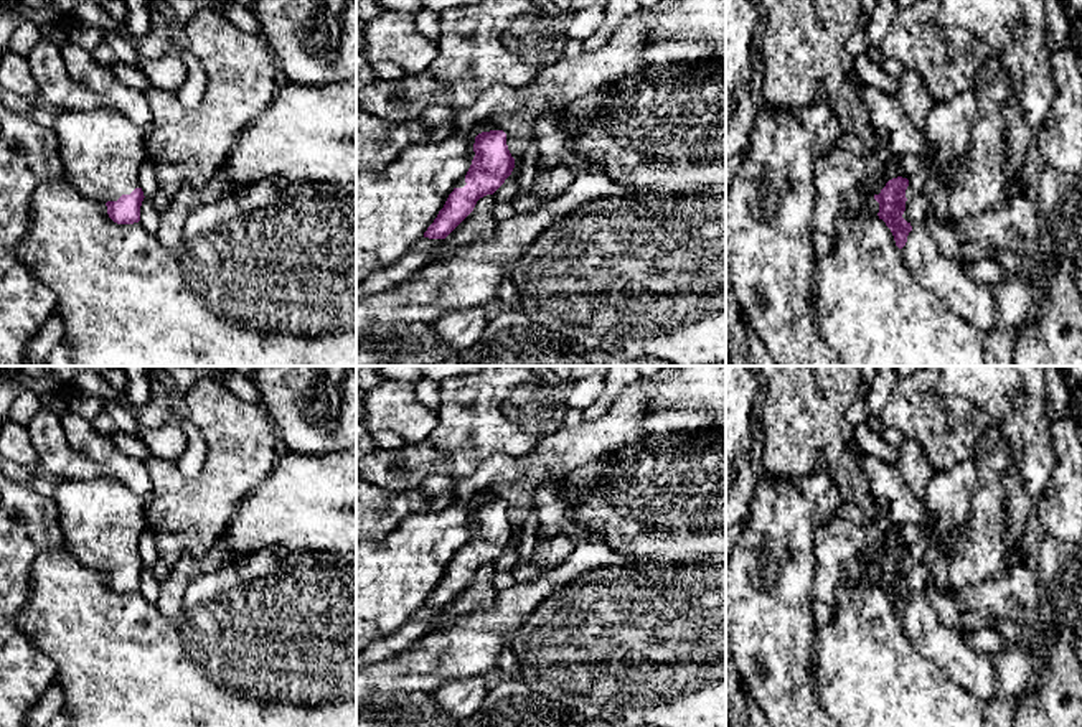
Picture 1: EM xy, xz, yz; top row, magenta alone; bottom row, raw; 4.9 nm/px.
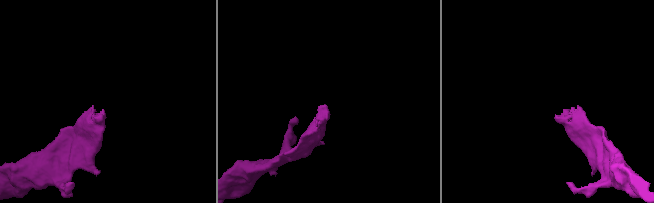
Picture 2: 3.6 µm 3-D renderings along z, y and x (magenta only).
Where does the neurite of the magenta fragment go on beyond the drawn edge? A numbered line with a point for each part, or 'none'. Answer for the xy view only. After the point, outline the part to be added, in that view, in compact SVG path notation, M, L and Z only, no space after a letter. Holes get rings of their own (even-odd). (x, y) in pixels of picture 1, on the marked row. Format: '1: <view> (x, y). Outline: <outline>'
1: xy (103, 152). Outline: M58 109L54 132L66 178L82 195L107 203L140 188L145 137L120 112Z

